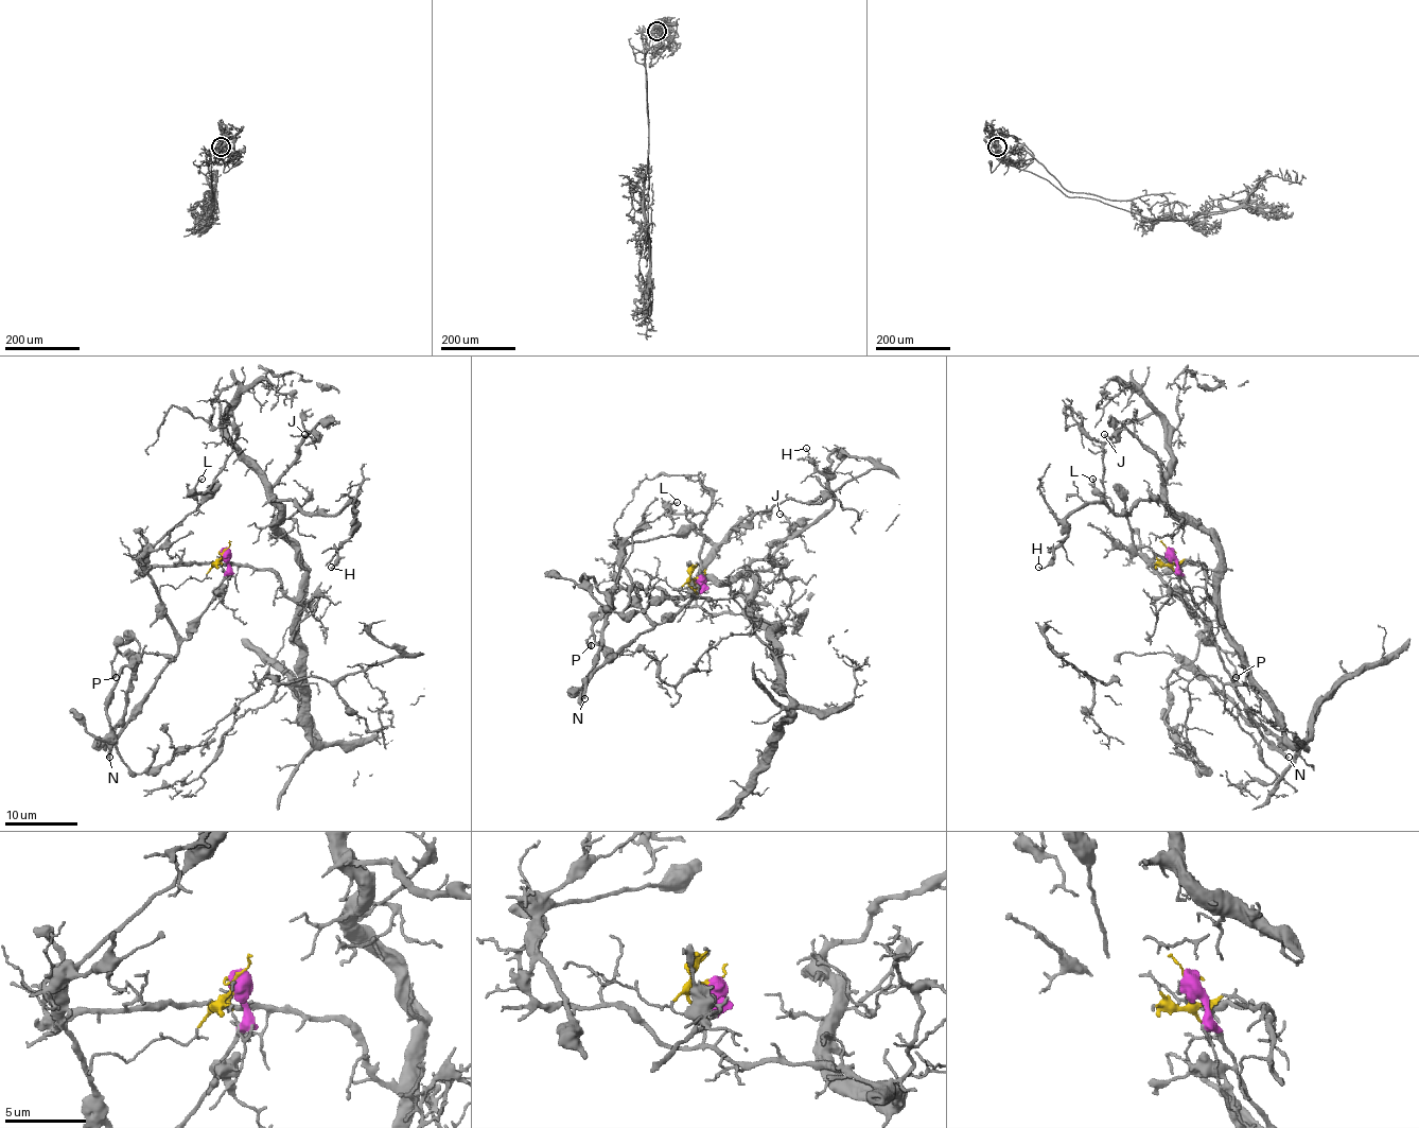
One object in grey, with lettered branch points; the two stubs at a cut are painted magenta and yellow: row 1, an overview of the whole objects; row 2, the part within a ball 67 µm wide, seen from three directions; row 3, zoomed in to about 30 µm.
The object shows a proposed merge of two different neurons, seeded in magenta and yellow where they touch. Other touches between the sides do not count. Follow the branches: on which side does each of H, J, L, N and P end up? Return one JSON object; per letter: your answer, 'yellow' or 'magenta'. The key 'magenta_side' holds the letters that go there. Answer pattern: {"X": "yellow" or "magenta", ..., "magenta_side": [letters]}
{"H": "yellow", "J": "yellow", "L": "yellow", "N": "magenta", "P": "magenta", "magenta_side": ["N", "P"]}

